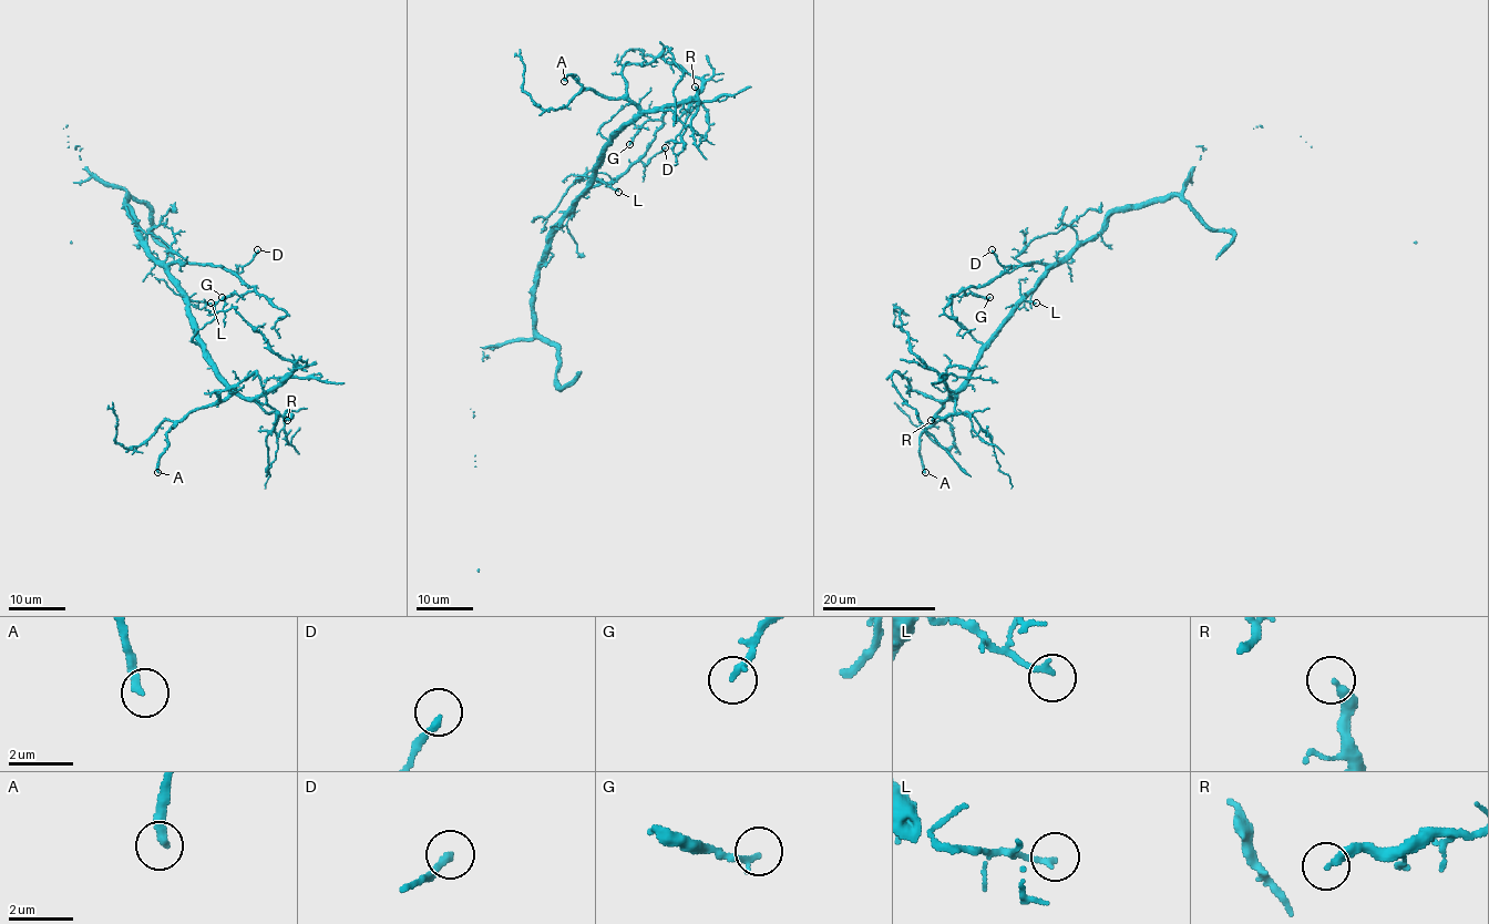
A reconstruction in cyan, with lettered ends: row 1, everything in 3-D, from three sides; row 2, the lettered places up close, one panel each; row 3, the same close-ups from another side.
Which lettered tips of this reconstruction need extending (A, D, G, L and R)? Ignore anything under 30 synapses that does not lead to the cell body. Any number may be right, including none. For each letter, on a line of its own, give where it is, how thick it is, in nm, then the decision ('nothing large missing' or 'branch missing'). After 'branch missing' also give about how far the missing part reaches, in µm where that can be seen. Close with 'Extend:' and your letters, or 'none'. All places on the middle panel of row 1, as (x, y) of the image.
A: place (564, 81); calibre 280 nm; nothing large missing
D: place (665, 147); calibre 200 nm; nothing large missing
G: place (629, 144); calibre 190 nm; nothing large missing
L: place (618, 192); calibre 180 nm; nothing large missing
R: place (695, 86); calibre 260 nm; nothing large missing
Extend: none

